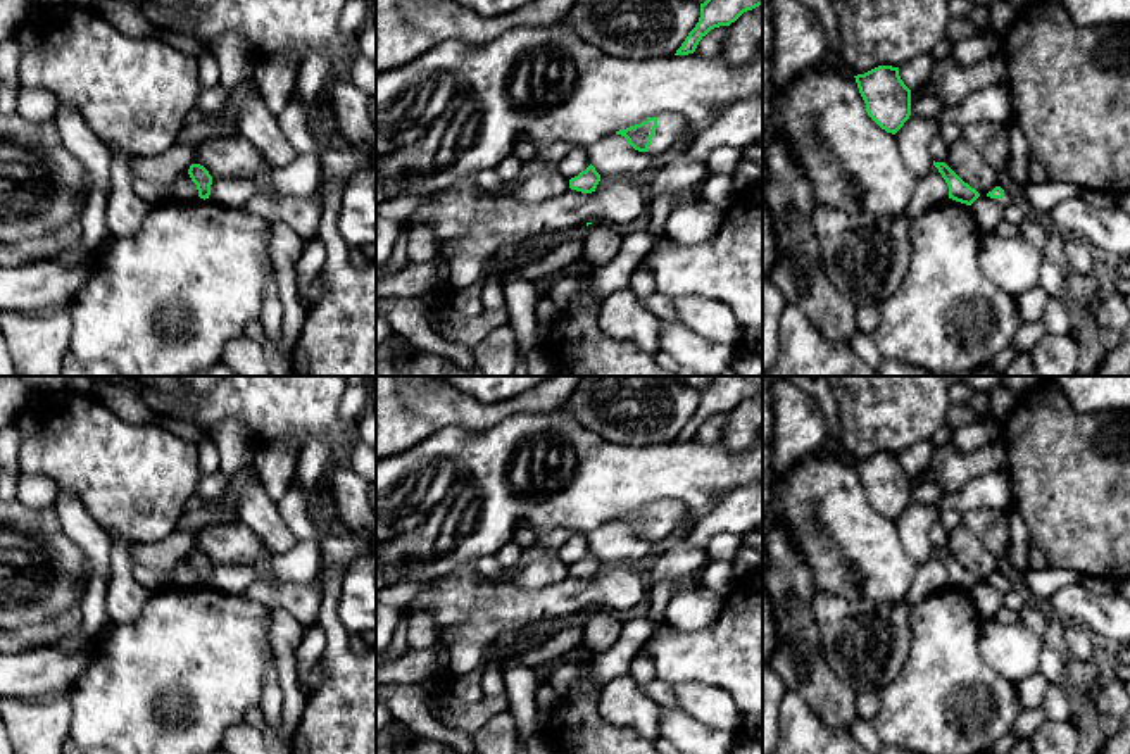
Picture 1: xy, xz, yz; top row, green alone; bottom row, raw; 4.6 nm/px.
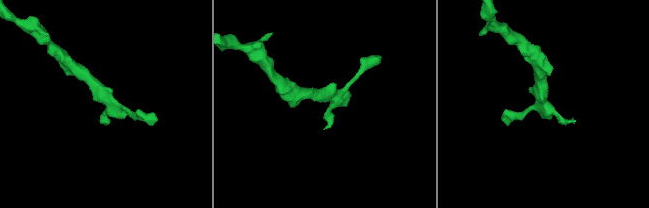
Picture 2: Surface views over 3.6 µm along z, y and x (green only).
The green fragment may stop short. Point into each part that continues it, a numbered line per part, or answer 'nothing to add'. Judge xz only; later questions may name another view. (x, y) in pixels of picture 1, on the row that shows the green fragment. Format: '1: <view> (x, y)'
1: xz (670, 125)

